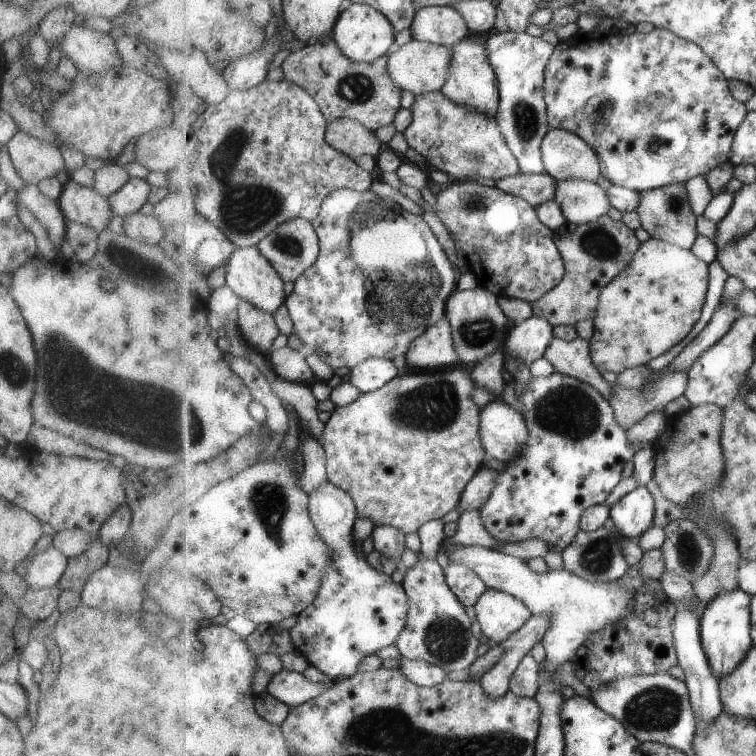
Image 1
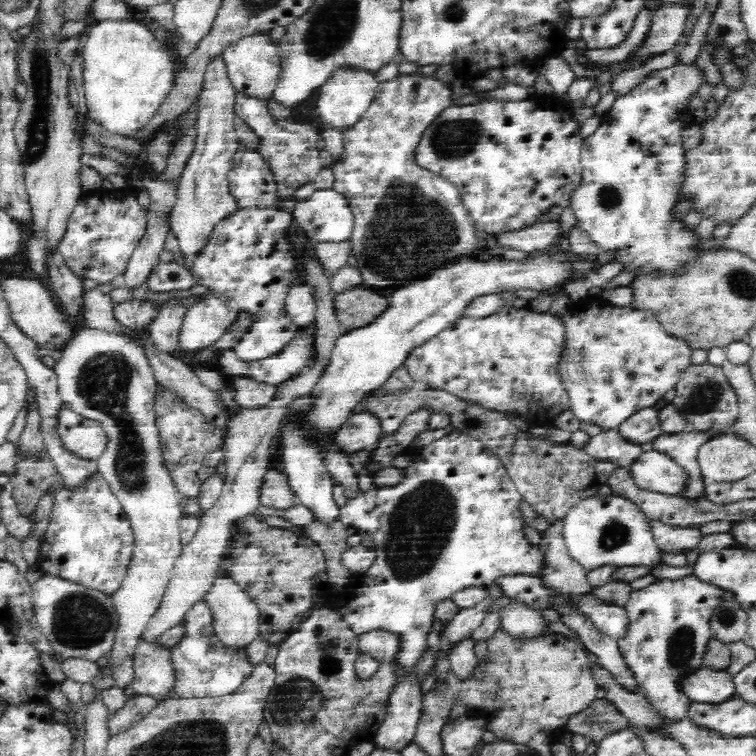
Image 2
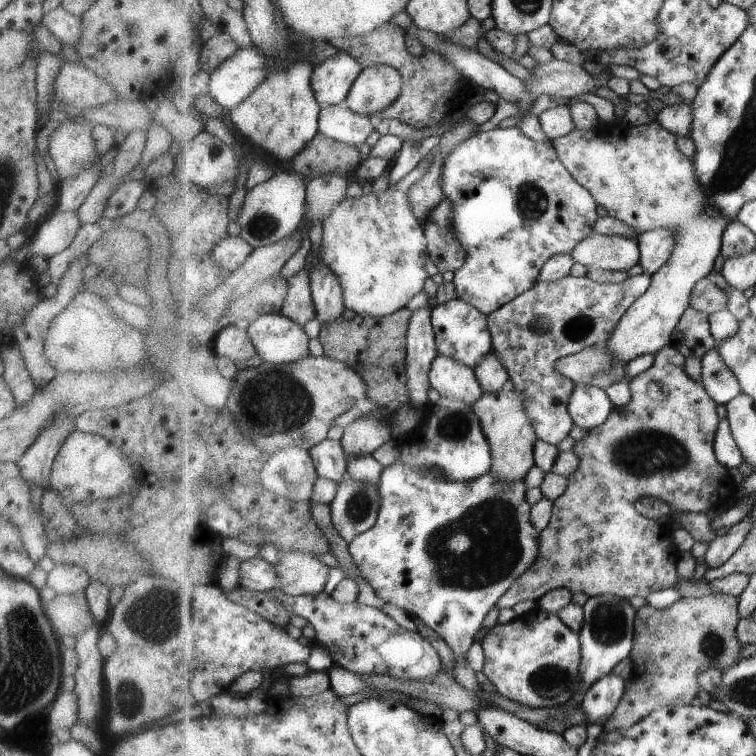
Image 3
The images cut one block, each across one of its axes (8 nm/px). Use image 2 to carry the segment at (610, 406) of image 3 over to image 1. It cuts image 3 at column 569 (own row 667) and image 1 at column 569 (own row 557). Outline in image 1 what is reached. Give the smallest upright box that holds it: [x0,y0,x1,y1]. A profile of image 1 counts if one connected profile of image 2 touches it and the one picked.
[481,371,642,553]

